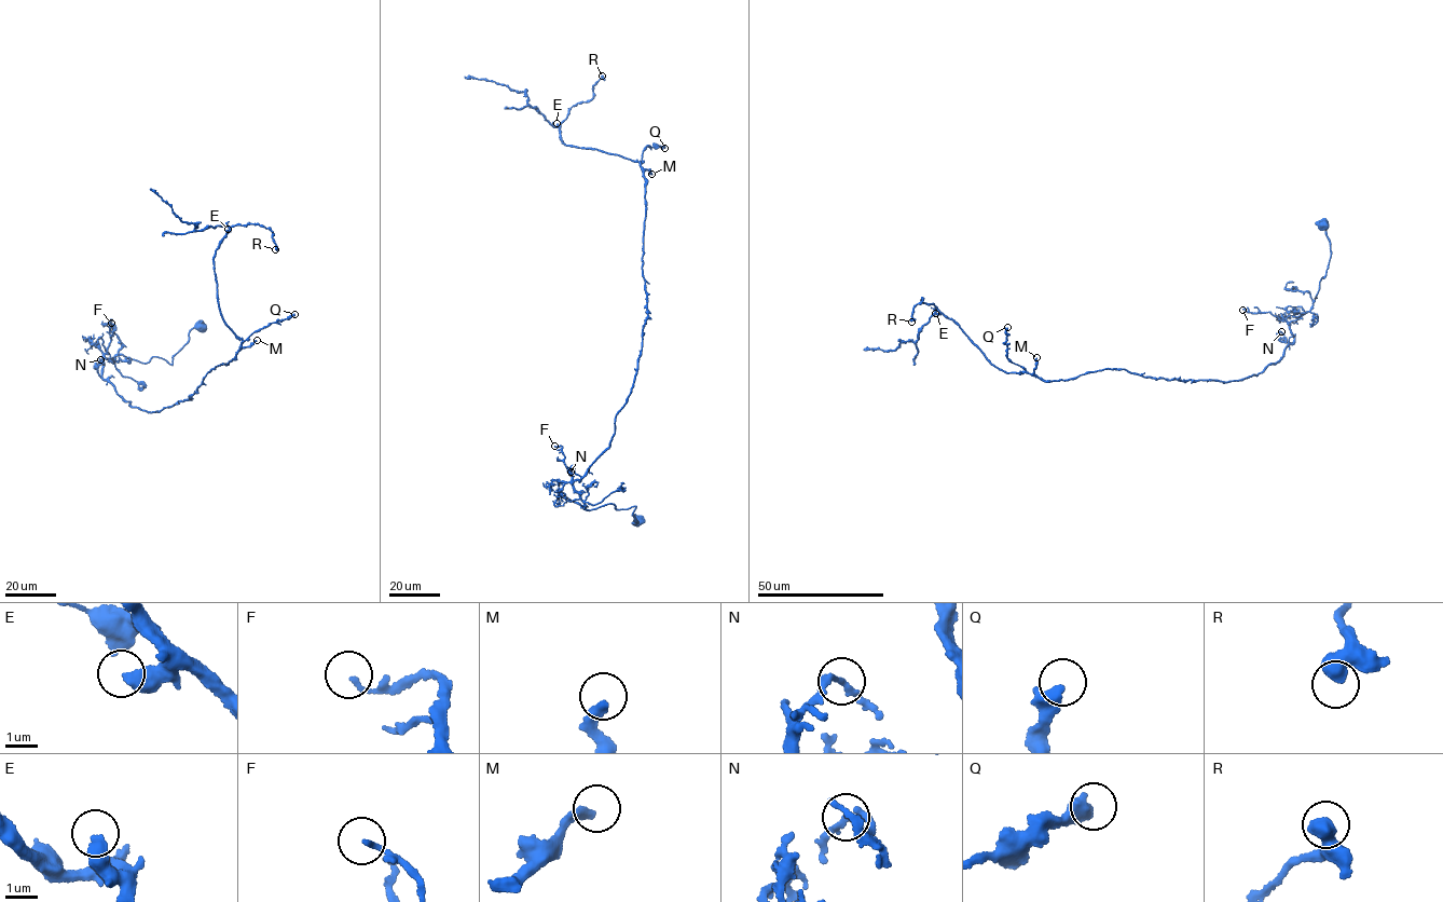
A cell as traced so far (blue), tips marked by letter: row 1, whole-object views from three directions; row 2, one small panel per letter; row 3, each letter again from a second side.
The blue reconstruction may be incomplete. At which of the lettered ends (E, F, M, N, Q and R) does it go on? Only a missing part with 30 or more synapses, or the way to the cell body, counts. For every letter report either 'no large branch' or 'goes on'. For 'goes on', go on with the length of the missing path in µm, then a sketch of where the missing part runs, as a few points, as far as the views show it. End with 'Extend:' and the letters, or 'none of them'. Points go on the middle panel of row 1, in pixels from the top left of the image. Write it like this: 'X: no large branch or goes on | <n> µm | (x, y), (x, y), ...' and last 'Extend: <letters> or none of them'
E: no large branch
F: no large branch
M: no large branch
N: no large branch
Q: no large branch
R: no large branch
Extend: none of them

